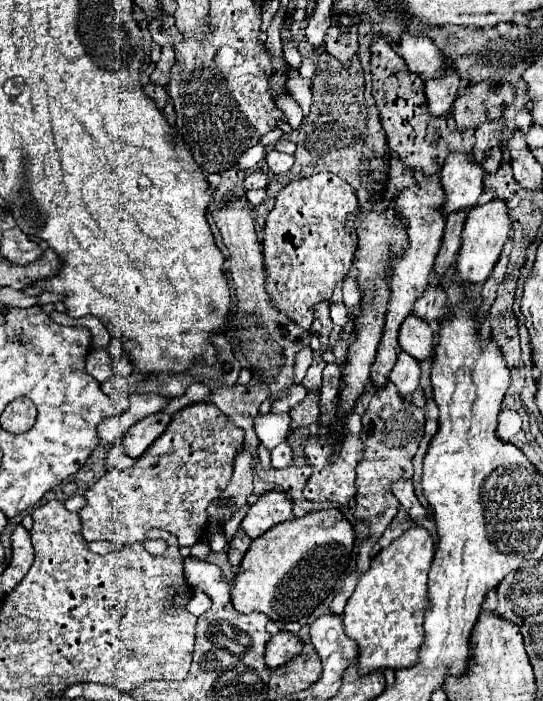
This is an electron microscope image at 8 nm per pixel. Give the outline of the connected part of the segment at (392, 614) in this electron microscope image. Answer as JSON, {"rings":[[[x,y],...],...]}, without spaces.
{"rings":[[[410,526],[390,546],[382,548],[370,564],[370,570],[360,576],[354,594],[348,598],[342,614],[346,636],[358,642],[360,674],[382,668],[408,668],[418,662],[418,650],[424,644],[424,612],[428,608],[428,570],[436,542],[422,526]]]}

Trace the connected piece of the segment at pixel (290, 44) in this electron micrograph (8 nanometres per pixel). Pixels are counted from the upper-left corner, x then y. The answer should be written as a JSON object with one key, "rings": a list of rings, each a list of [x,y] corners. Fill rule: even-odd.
{"rings":[[[294,40],[284,42],[284,58],[290,68],[300,68],[300,52],[298,52]]]}

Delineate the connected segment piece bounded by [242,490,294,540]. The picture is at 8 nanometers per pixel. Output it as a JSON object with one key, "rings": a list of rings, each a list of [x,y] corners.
{"rings":[[[272,490],[262,494],[258,502],[250,506],[246,518],[242,520],[242,530],[254,540],[262,536],[266,530],[270,530],[272,526],[292,518],[294,518],[292,500],[288,498],[288,494]]]}

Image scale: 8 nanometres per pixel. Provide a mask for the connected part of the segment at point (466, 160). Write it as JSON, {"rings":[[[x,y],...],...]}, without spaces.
{"rings":[[[450,154],[440,170],[442,188],[446,192],[446,204],[442,208],[444,214],[474,206],[478,196],[482,194],[484,170],[476,164],[472,154]]]}

